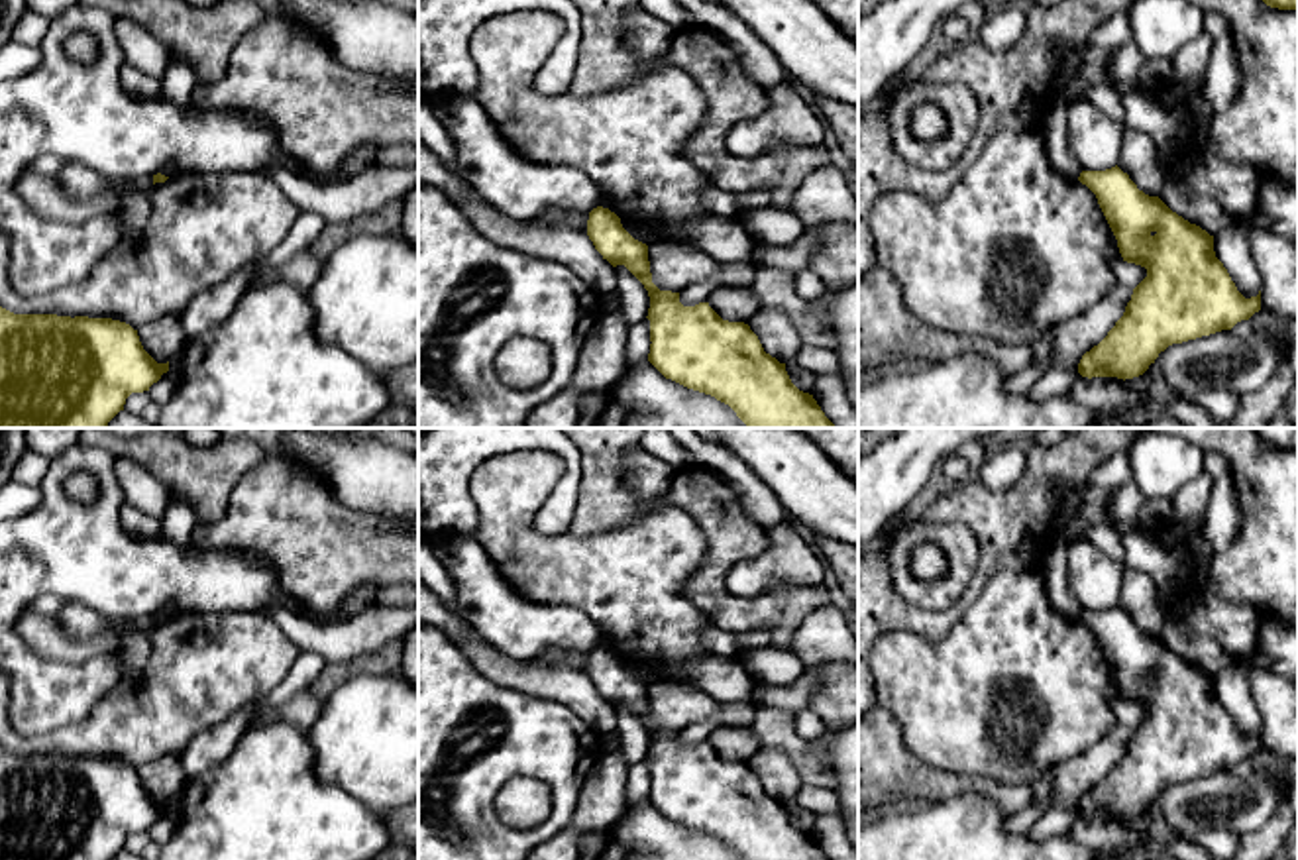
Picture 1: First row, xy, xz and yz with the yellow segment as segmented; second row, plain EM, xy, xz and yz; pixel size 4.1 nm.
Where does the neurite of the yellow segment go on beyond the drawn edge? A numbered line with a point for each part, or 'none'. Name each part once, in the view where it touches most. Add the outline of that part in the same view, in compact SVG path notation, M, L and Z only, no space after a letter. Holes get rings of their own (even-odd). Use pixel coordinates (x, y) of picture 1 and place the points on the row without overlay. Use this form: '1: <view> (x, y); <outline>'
none

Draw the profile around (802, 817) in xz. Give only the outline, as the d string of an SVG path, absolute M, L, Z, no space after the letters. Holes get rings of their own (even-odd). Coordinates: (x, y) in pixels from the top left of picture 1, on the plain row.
M795 801L785 803L785 811L791 819L791 823L803 831L803 833L813 833L813 819L815 815L809 809L803 809L801 805L797 805Z

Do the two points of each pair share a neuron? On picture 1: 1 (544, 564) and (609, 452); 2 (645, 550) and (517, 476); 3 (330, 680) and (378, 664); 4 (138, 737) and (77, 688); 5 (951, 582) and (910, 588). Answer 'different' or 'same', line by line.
1: different
2: same
3: same
4: different
5: same

